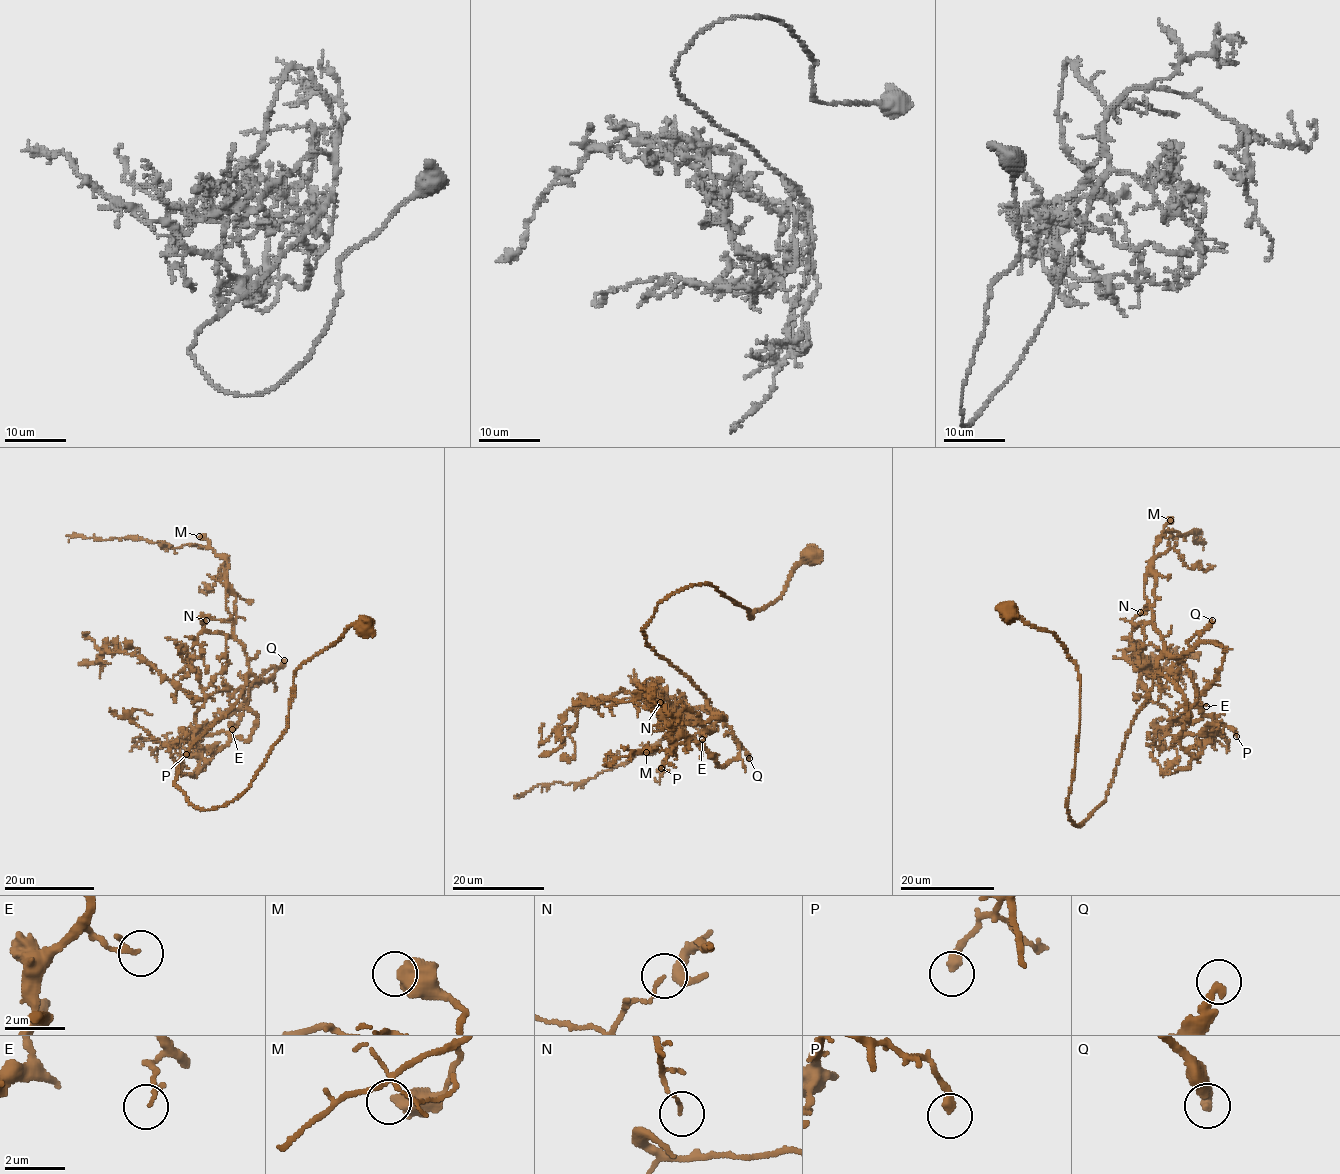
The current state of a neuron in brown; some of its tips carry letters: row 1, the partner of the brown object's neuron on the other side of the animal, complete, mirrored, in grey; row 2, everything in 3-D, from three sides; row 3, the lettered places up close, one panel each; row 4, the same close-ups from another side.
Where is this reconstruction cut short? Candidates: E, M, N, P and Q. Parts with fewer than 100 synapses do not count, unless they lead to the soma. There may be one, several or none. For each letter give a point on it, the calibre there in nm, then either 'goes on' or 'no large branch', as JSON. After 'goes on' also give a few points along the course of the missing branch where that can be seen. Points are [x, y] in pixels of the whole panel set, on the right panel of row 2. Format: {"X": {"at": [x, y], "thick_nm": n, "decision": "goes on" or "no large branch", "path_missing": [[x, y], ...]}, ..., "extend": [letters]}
{"E": {"at": [1206, 706], "thick_nm": 140, "decision": "no large branch"}, "M": {"at": [1170, 520], "thick_nm": 600, "decision": "no large branch"}, "N": {"at": [1140, 612], "thick_nm": 60, "decision": "no large branch"}, "P": {"at": [1236, 736], "thick_nm": 320, "decision": "no large branch"}, "Q": {"at": [1212, 620], "thick_nm": 300, "decision": "goes on", "path_missing": [[1212, 620], [1215, 614], [1216, 620], [1248, 642], [1266, 642], [1263, 653], [1278, 667], [1284, 666], [1283, 669]]}, "extend": ["Q"]}

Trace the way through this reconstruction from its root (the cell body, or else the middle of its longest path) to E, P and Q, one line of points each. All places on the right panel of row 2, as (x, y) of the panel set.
E: (1007, 611), (1054, 633), (1077, 669), (1067, 808), (1077, 826), (1105, 799), (1164, 654), (1185, 666), (1206, 706)
P: (1007, 611), (1054, 633), (1077, 669), (1077, 826), (1105, 799), (1157, 673), (1187, 721), (1197, 705), (1236, 736)
Q: (1007, 611), (1054, 633), (1077, 669), (1067, 808), (1077, 826), (1105, 799), (1157, 661), (1188, 652), (1212, 620)

